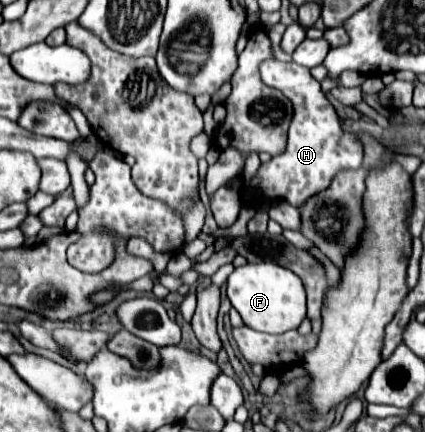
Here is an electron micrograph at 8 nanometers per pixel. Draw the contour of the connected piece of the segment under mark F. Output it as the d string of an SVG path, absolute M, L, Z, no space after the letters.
M258 261L236 267L228 277L228 299L240 313L244 325L262 333L286 333L298 329L306 317L306 293L300 277L274 261Z

